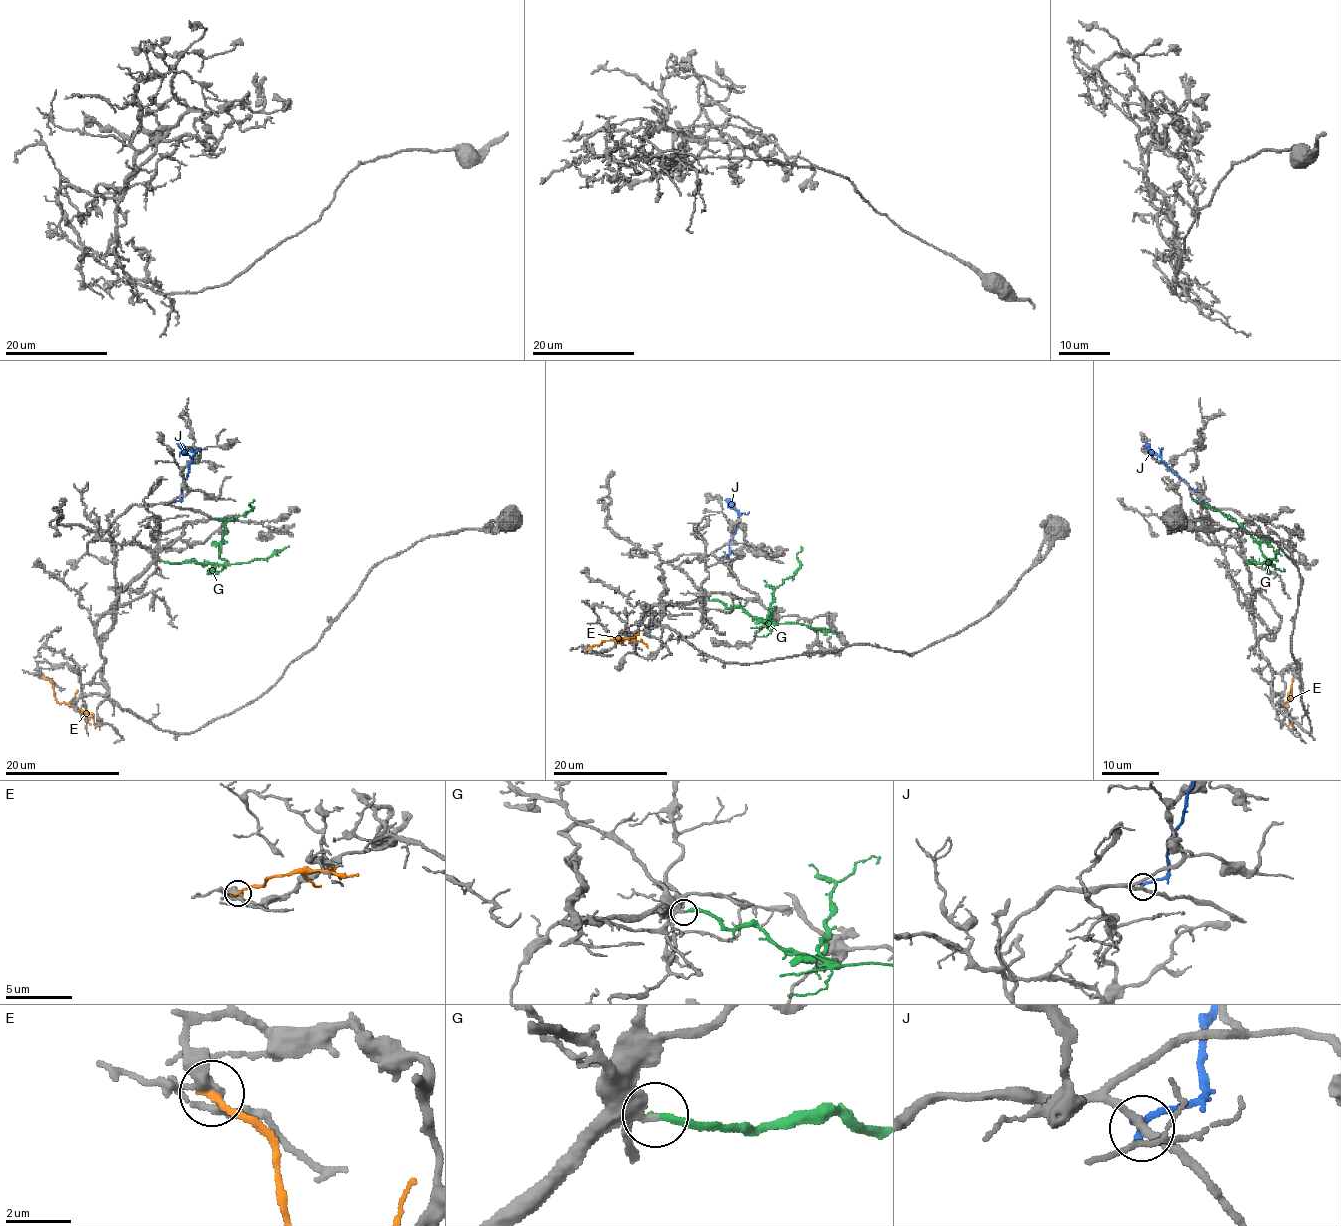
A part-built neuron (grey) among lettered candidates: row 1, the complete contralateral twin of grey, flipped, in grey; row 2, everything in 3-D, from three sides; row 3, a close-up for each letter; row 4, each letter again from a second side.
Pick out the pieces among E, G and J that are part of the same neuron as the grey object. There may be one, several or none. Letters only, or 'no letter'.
G

